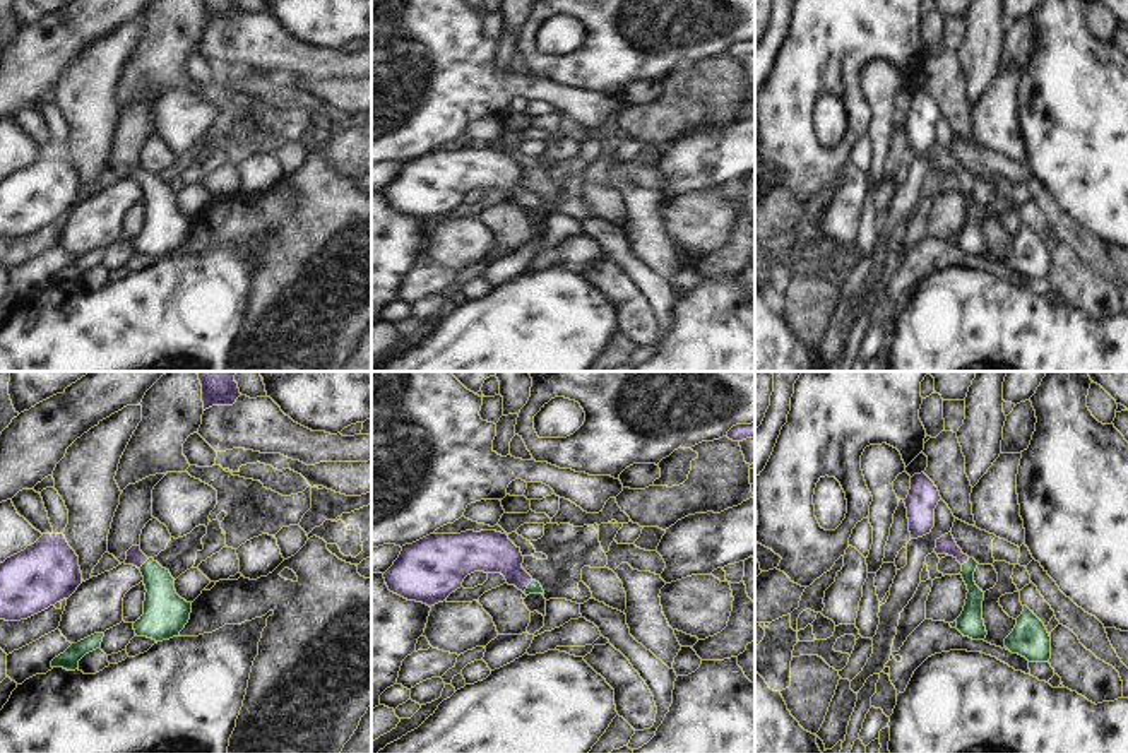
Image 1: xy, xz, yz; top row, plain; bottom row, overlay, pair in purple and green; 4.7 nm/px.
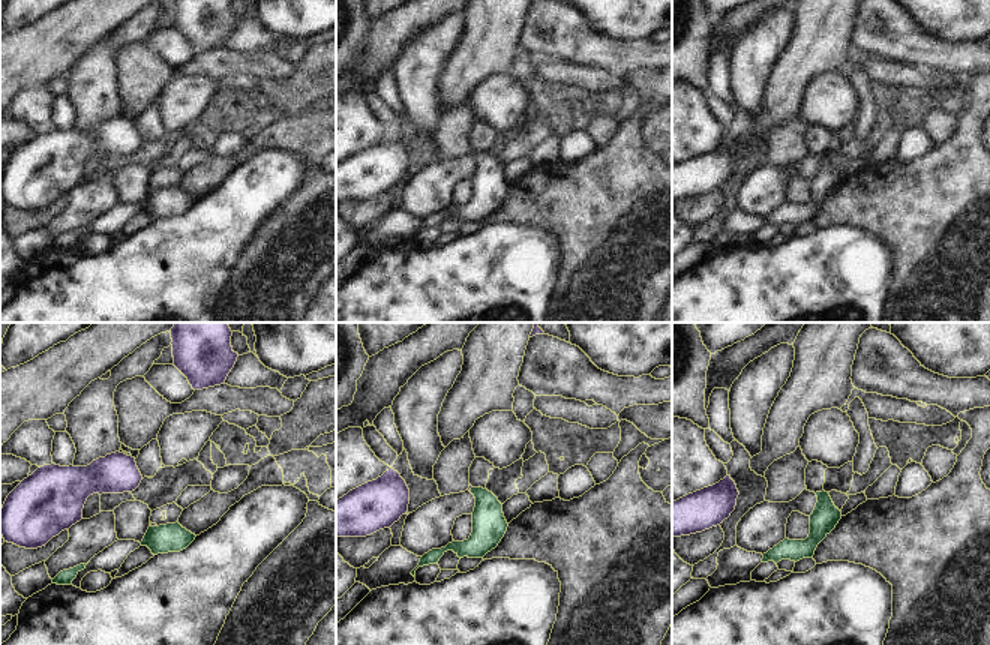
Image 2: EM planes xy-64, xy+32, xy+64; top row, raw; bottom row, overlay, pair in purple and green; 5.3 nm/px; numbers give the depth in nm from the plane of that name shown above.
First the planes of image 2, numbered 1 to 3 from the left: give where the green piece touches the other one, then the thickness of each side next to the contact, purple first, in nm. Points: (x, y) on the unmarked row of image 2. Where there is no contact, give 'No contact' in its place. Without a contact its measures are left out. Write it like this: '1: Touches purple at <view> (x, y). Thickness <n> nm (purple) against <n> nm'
1: No contact
2: Touches purple at xy+32 (470, 153). Thickness 20 nm (purple) against 190 nm
3: No contact

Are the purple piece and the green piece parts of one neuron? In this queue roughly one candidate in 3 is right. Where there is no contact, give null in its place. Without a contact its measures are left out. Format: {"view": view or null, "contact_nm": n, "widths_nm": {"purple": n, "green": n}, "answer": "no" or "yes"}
{"view": "xz", "contact_nm": 80, "widths_nm": {"purple": 200, "green": 60}, "answer": "yes"}

